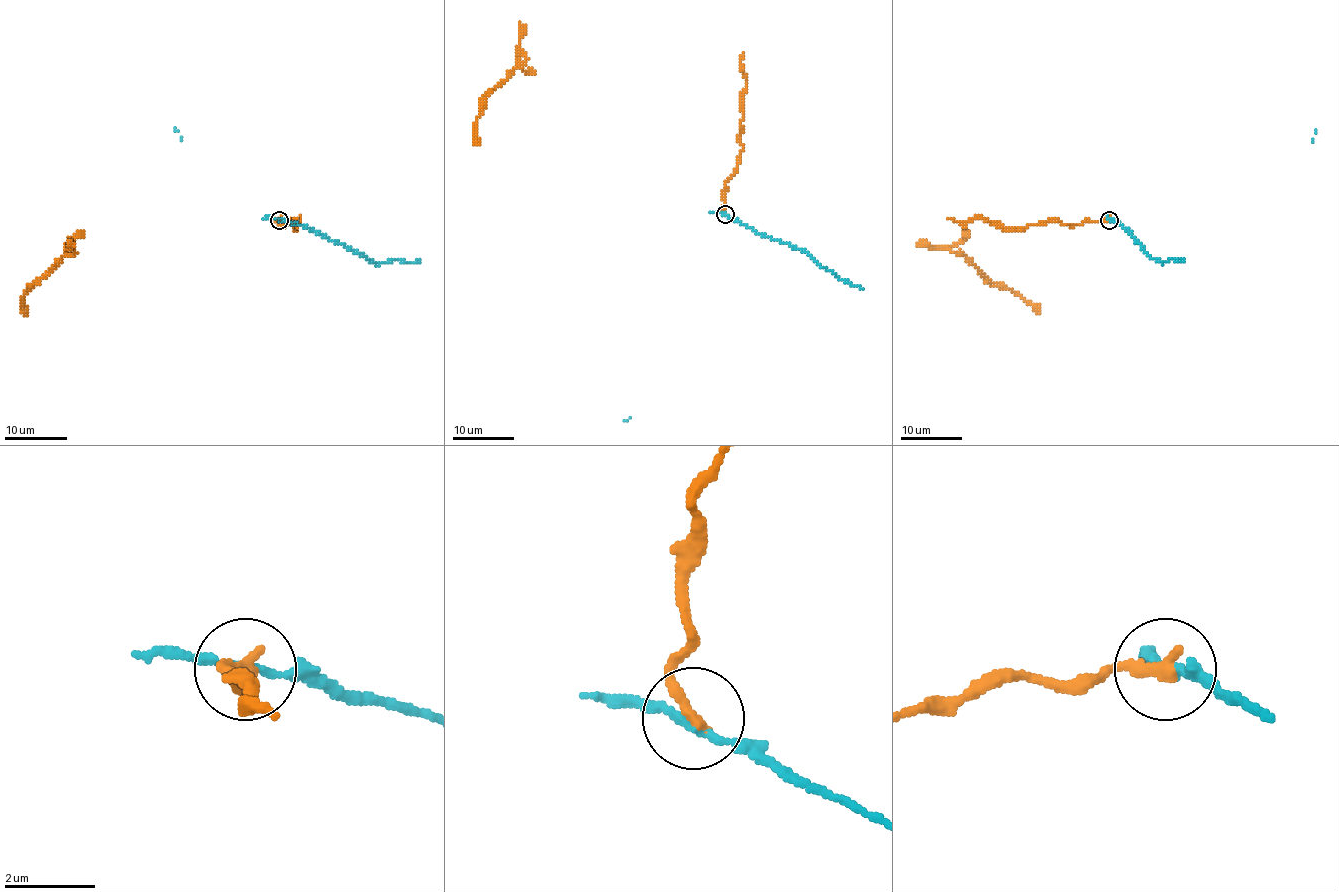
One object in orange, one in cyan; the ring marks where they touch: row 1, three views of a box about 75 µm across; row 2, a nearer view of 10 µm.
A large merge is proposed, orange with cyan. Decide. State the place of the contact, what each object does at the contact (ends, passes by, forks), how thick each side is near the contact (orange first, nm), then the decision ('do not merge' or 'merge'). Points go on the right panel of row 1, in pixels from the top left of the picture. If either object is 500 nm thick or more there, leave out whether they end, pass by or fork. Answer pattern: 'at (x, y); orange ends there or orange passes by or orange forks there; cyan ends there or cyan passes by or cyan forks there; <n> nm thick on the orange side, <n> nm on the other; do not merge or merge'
at (1109, 220); orange ends there; cyan passes by; 360 nm thick on the orange side, 170 nm on the other; do not merge

